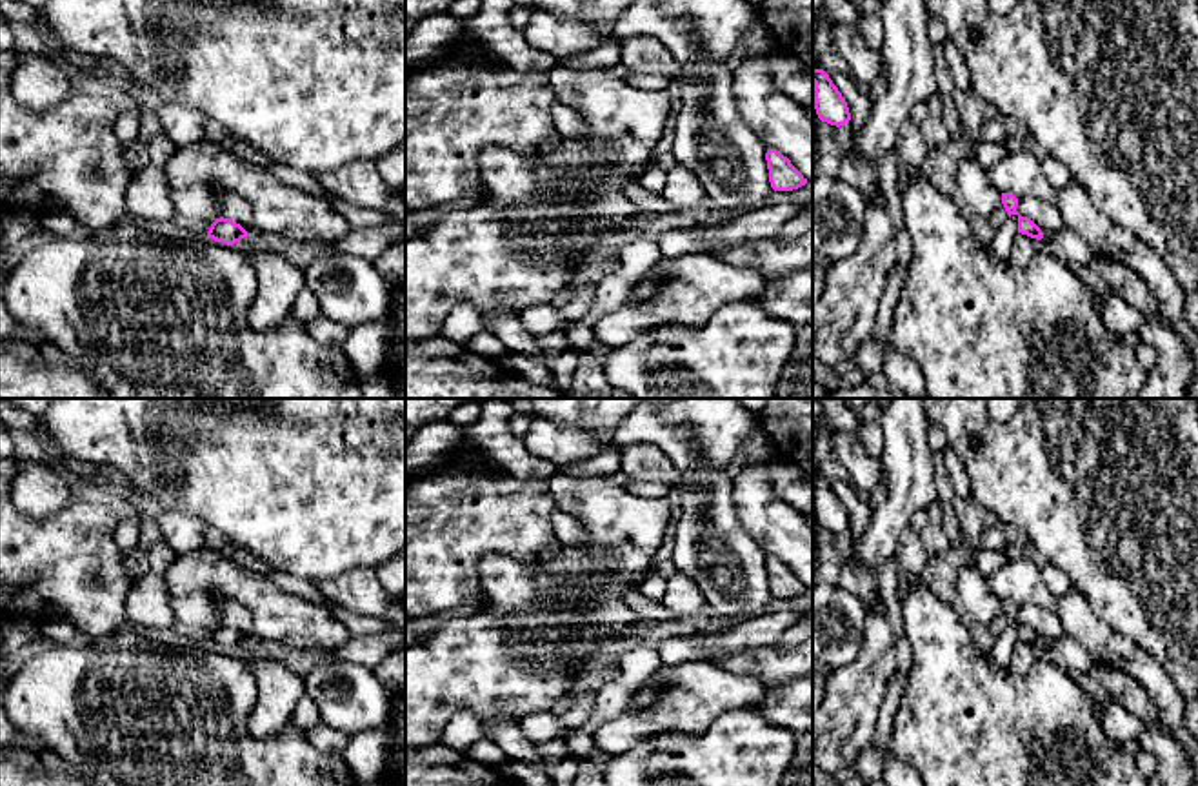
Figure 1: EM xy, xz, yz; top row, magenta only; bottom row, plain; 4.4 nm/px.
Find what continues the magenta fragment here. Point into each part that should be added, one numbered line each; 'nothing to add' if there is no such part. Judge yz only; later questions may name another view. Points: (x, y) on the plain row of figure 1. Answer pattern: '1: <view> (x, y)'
nothing to add

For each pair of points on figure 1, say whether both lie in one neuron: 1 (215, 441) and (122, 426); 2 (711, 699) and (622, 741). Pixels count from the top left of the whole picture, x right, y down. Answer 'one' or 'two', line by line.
1: one
2: one

